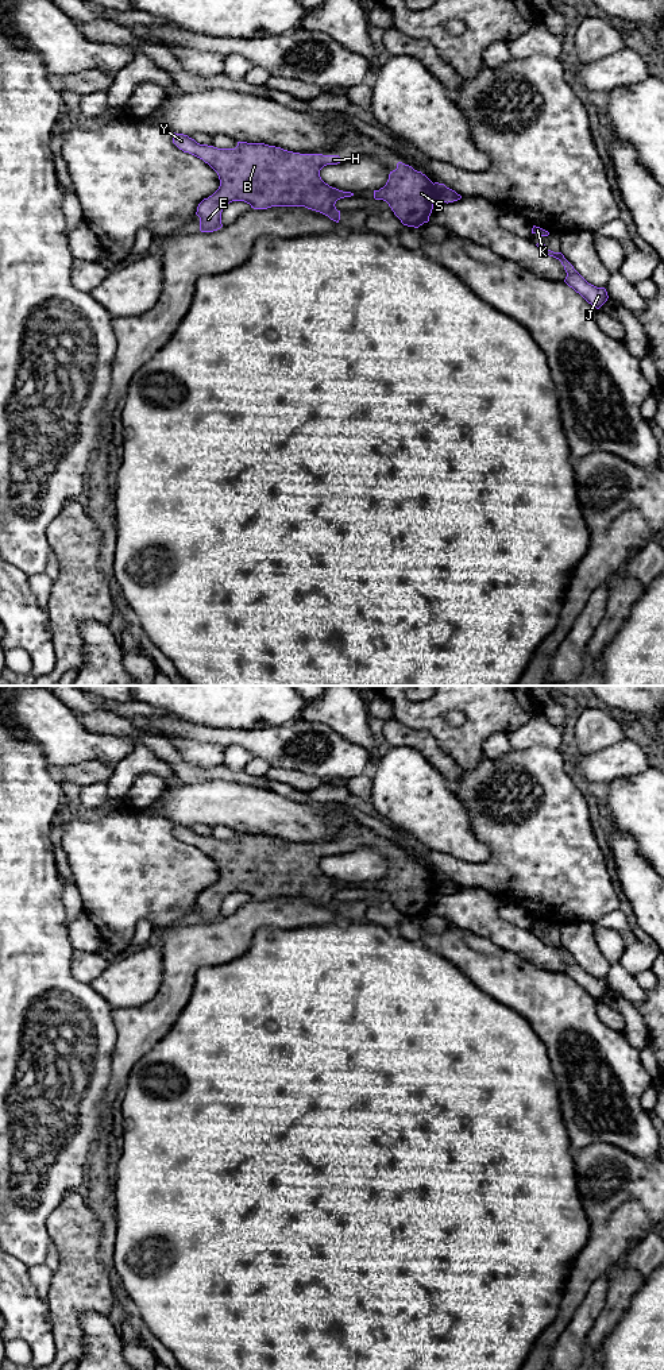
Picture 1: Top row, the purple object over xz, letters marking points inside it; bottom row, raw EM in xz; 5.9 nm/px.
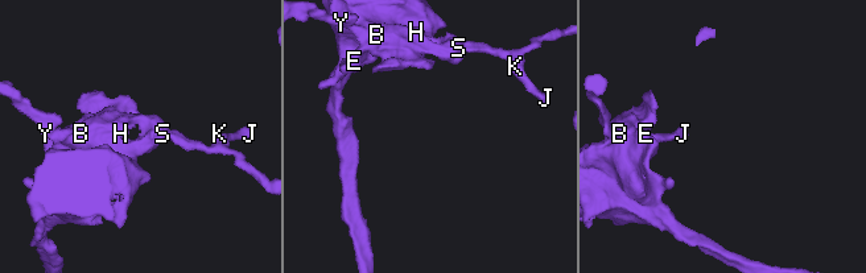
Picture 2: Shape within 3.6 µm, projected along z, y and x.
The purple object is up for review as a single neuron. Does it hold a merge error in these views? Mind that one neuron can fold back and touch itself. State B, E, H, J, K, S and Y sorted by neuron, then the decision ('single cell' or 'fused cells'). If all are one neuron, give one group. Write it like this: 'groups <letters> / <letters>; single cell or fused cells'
groups B E H S Y / J K; fused cells

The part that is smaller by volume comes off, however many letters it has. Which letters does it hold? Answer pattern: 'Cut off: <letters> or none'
Cut off: B, E, H, S, Y

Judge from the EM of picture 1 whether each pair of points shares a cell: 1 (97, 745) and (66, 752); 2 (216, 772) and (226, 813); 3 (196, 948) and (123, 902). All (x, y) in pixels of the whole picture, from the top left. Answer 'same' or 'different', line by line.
1: same
2: different
3: different

